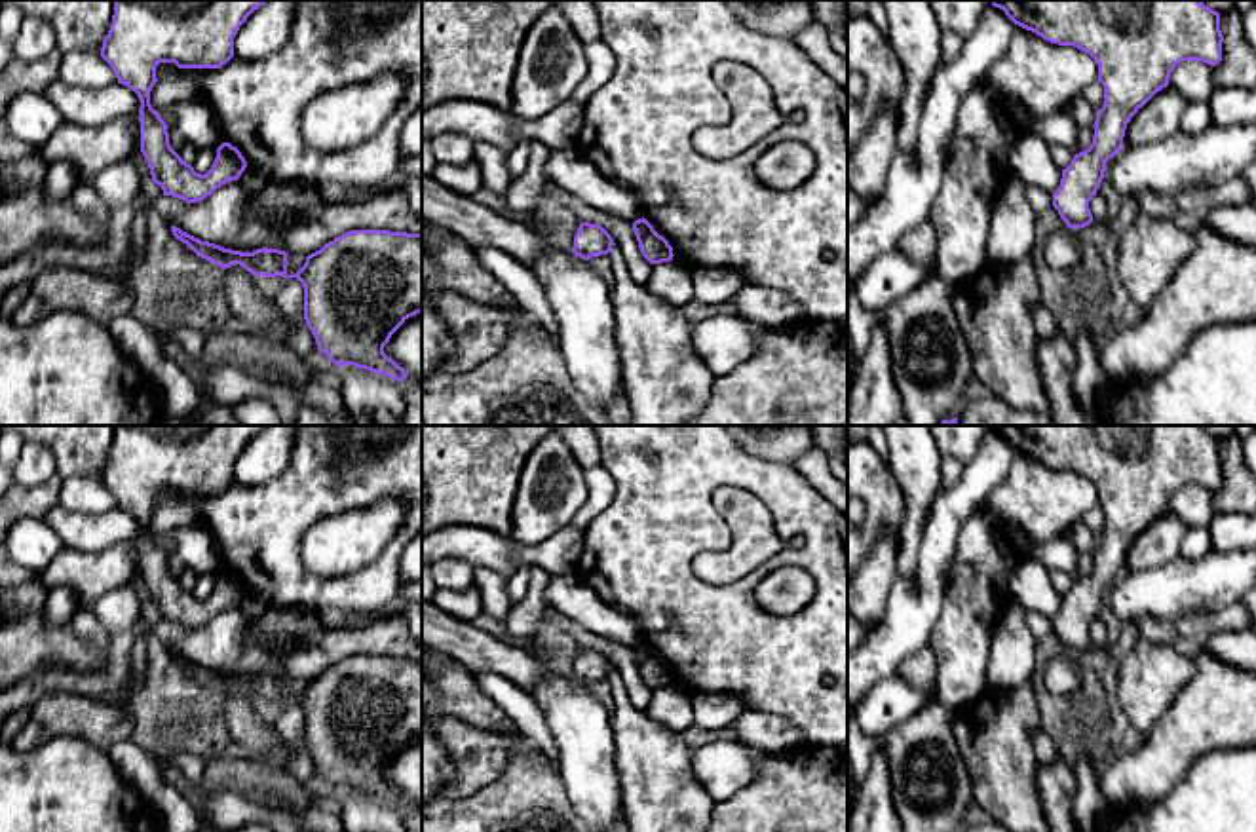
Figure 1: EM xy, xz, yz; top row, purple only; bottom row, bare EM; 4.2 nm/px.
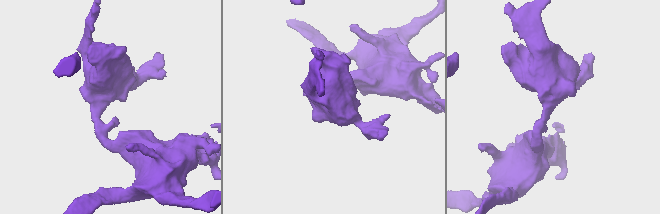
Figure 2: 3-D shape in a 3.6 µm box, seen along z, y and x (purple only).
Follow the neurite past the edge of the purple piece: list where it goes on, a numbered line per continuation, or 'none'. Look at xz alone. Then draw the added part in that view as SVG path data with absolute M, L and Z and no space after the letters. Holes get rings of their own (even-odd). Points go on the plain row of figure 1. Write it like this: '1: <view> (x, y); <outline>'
none

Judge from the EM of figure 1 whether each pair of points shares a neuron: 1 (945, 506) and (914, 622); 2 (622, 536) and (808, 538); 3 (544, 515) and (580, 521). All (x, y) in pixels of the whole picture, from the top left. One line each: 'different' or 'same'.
1: same
2: same
3: different

